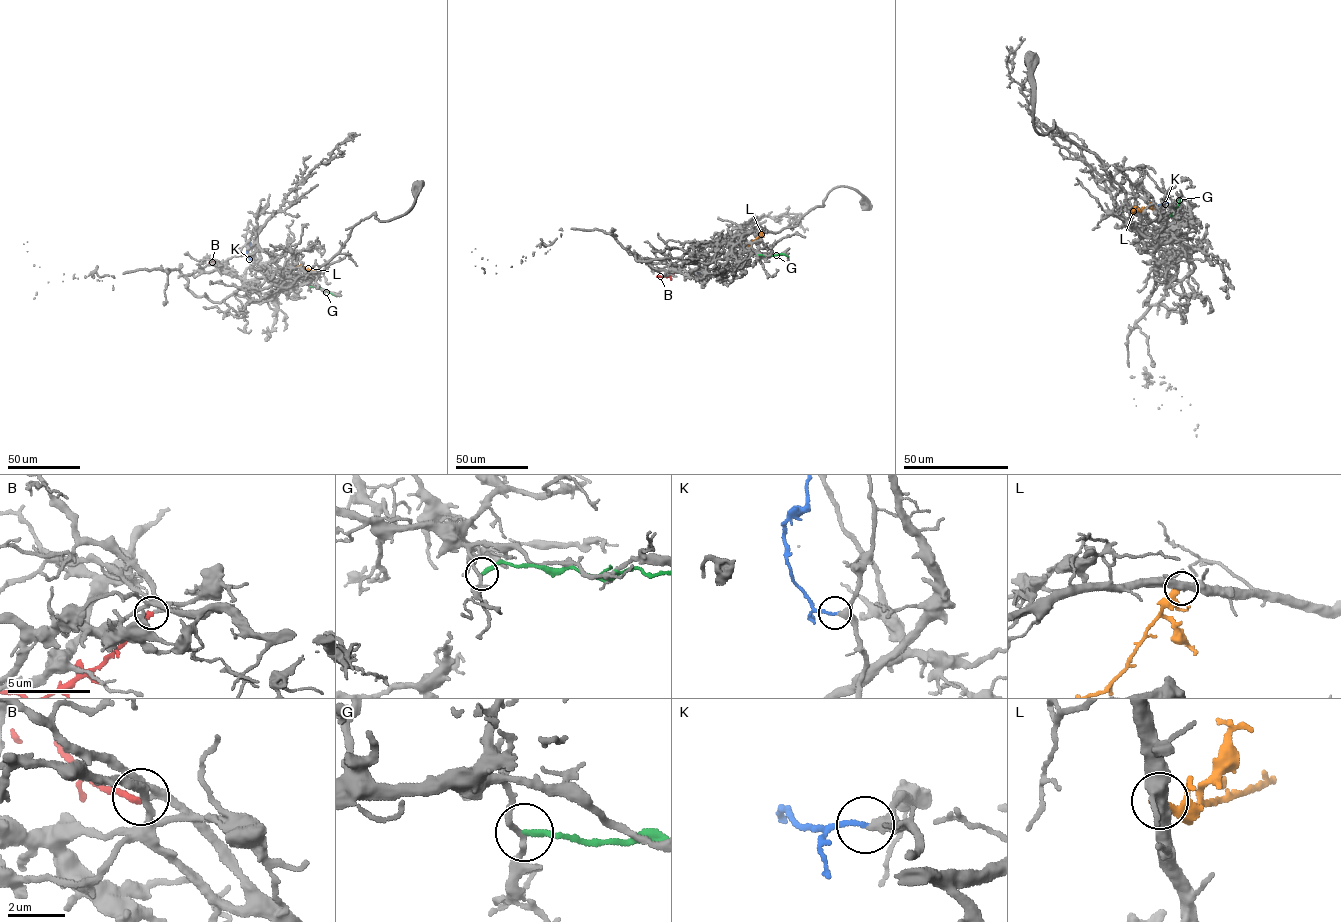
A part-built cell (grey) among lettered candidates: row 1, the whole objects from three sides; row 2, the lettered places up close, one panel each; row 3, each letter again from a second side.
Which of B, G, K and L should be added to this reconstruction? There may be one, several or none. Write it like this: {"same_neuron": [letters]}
{"same_neuron": ["B", "K"]}

